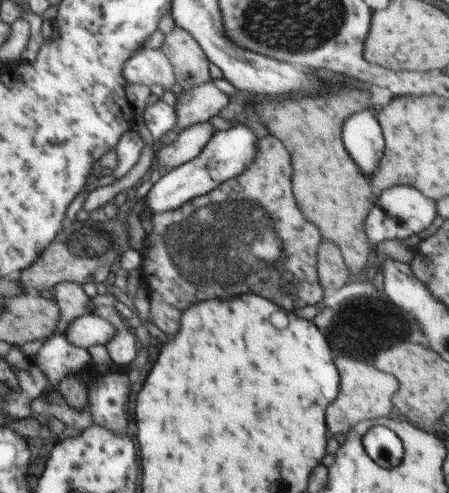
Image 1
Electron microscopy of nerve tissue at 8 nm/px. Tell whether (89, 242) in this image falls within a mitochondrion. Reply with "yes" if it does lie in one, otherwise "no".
yes

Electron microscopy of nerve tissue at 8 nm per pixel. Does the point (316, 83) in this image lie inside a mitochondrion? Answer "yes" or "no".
no

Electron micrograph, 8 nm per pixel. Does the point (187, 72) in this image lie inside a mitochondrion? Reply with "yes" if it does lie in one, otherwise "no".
yes

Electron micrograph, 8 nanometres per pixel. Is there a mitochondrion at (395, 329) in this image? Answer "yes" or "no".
yes

